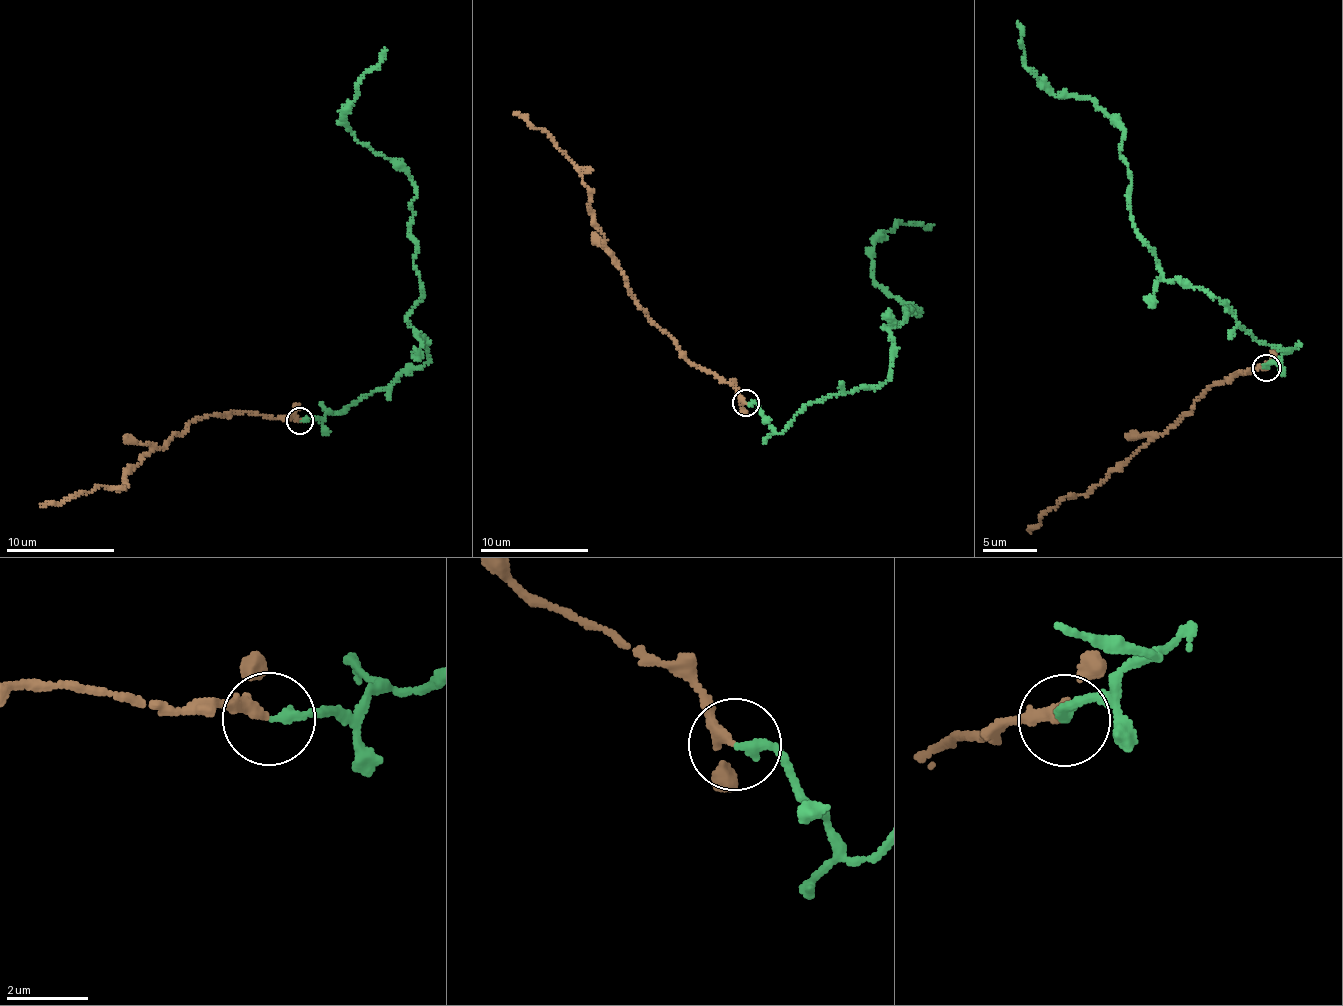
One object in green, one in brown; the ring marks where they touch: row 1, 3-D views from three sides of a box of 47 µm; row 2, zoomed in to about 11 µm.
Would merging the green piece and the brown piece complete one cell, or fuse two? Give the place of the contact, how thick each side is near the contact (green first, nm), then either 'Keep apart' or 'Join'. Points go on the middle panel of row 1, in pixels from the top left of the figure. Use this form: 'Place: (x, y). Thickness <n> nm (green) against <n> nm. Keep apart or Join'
Place: (745, 402). Thickness 260 nm (green) against 200 nm. Join

